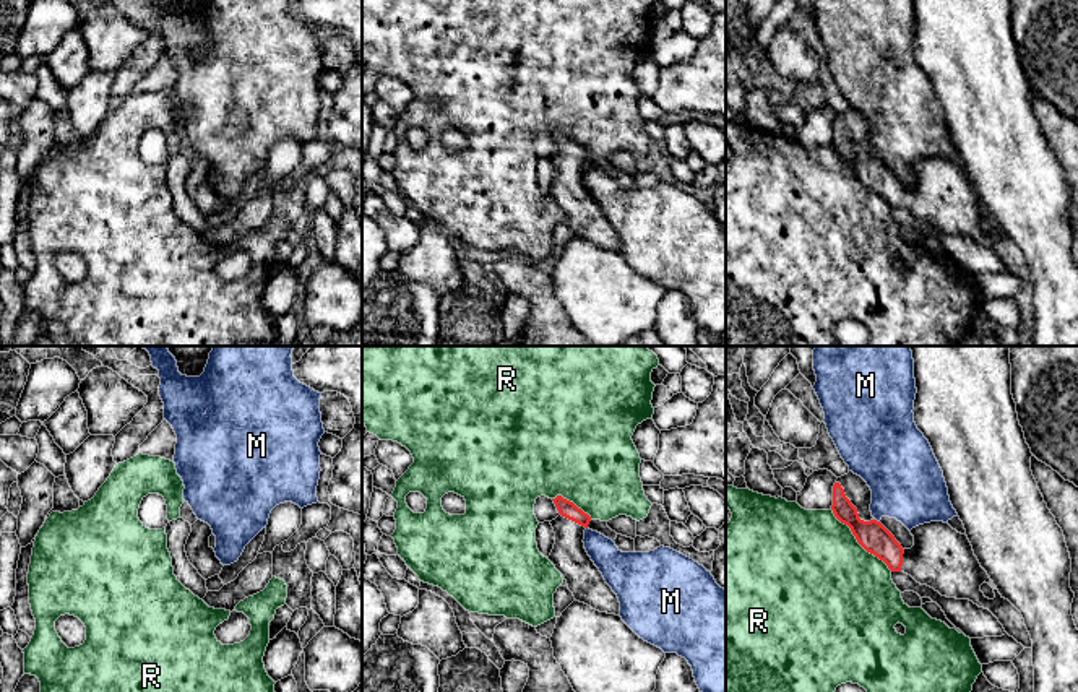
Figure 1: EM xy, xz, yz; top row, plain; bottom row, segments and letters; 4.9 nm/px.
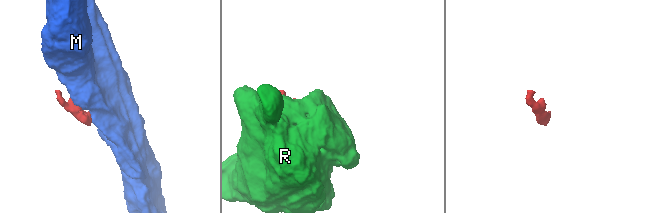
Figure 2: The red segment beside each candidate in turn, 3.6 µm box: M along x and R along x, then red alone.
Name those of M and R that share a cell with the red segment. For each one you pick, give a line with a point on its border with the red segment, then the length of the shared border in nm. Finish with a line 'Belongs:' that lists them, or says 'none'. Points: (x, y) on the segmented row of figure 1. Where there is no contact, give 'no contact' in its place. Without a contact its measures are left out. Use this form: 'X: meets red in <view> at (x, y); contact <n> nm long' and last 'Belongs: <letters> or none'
Belongs: none

